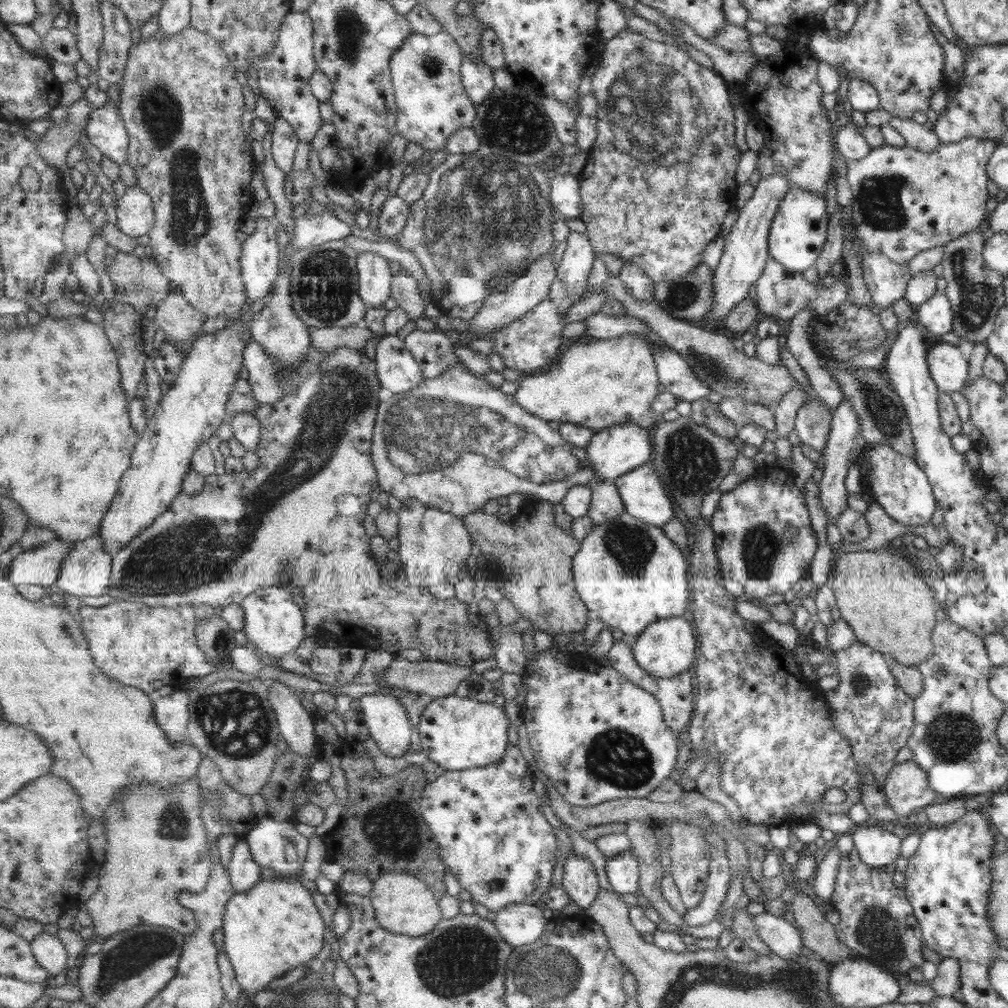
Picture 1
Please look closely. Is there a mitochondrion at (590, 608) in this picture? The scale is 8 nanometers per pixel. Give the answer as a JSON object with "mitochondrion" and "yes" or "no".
{"mitochondrion":"no"}

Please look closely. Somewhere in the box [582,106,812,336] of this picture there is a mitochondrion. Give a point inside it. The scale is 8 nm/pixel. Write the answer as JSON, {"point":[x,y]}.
{"point":[680,296]}

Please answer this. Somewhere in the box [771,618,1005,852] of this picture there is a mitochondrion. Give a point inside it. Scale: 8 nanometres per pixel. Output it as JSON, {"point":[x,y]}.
{"point":[950,737]}

